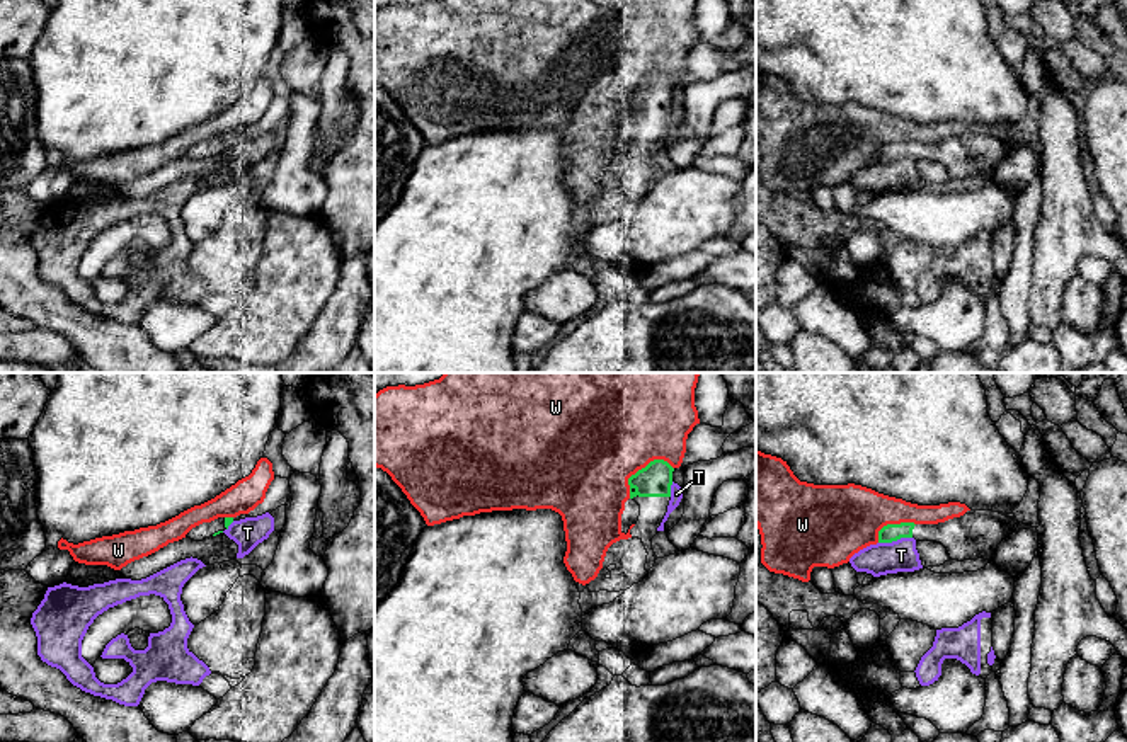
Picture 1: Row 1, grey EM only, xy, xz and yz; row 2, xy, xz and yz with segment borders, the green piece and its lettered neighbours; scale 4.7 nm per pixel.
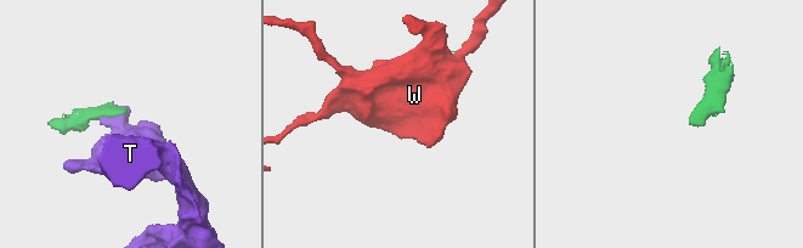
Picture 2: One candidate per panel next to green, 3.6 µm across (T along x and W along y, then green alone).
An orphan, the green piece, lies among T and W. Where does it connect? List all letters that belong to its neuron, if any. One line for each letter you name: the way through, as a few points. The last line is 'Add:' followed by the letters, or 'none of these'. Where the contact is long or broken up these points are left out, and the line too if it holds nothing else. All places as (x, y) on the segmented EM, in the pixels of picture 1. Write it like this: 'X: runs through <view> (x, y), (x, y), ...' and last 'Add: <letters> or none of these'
Add: none of these

